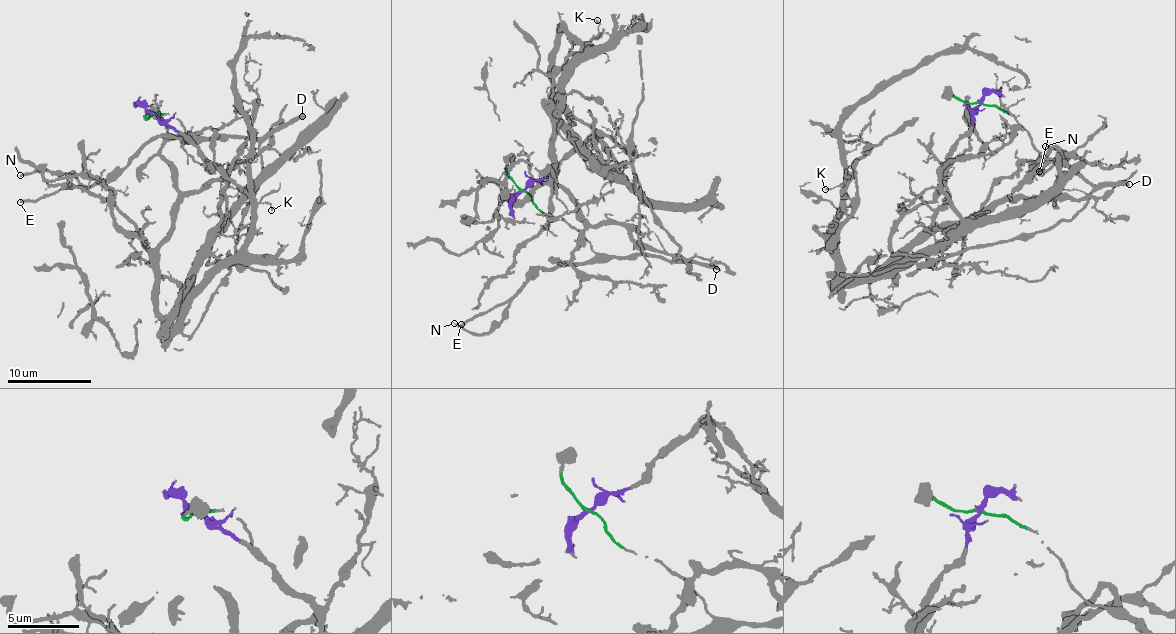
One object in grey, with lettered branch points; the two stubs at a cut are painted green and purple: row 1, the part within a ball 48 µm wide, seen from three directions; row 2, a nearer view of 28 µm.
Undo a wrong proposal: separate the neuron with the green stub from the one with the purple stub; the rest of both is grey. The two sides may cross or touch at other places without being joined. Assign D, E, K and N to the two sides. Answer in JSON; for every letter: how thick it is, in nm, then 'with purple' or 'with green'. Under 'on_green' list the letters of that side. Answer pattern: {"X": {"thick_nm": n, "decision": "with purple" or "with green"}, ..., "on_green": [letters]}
{"D": {"thick_nm": 420, "decision": "with green"}, "E": {"thick_nm": 240, "decision": "with green"}, "K": {"thick_nm": 130, "decision": "with purple"}, "N": {"thick_nm": 200, "decision": "with green"}, "on_green": ["D", "E", "N"]}

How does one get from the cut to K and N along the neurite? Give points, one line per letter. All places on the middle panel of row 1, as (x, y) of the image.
K: (522, 191), (592, 139), (613, 172), (555, 110), (557, 90), (591, 46), (597, 20)
N: (522, 191), (589, 242), (593, 257), (529, 271), (504, 316), (487, 331), (471, 335), (453, 322)

